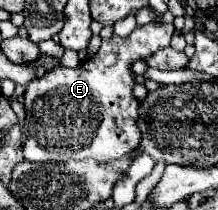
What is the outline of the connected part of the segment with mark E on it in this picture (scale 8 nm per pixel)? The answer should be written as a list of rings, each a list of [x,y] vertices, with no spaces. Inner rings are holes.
[[[147,23],[143,27],[135,27],[129,37],[117,37],[103,41],[101,49],[87,61],[83,61],[77,69],[55,67],[47,71],[43,77],[33,79],[25,91],[25,121],[23,121],[23,155],[27,161],[43,163],[43,161],[79,161],[93,157],[101,163],[121,159],[125,153],[131,153],[139,141],[137,129],[137,105],[139,101],[133,97],[133,71],[131,63],[151,53],[169,47],[169,41],[175,33],[173,23]]]

